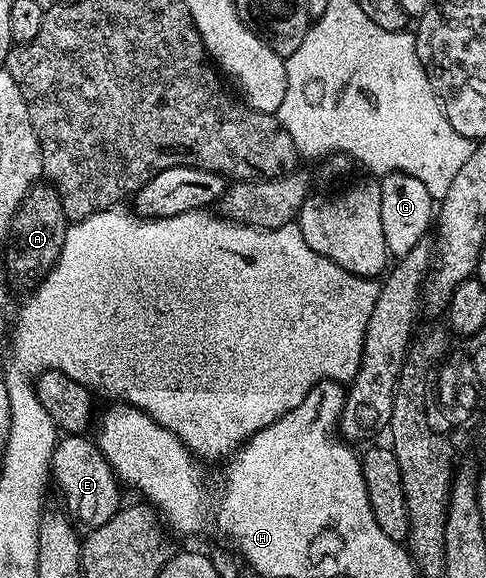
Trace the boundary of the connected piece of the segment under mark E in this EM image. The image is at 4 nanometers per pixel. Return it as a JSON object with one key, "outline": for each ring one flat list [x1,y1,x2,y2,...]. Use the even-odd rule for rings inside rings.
{"outline":[[66,435,63,438,63,441,61,438,55,444,54,454,50,460,52,481,58,484,58,489,62,492,62,501,66,504,65,512,79,526,86,525,87,530,92,530,106,523,120,507,120,482,114,476,112,467,104,459,97,444,91,438,89,441,89,436]]}

